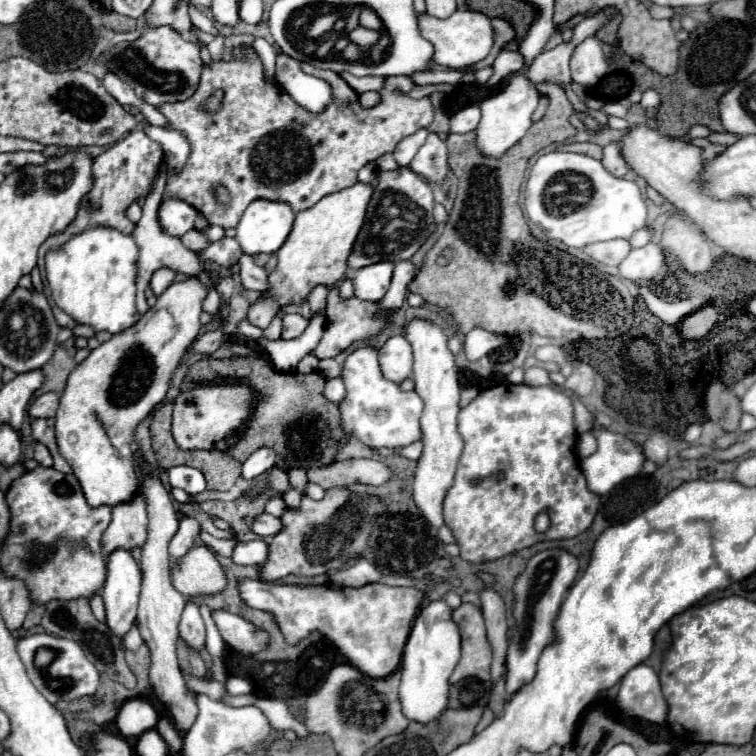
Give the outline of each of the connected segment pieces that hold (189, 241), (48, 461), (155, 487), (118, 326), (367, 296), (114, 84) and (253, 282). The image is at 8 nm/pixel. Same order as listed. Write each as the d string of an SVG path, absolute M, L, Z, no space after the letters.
M190 230L190 232L186 232L186 234L182 236L182 242L186 244L186 248L190 248L190 250L194 250L194 252L200 252L202 248L208 246L206 238L204 238L198 230Z
M36 444L34 448L34 460L40 464L40 466L52 466L52 456L48 452L48 448L44 444Z
M142 460L142 496L146 496L148 510L148 540L142 548L142 592L138 604L138 630L144 642L150 648L150 684L152 692L164 706L166 714L172 718L176 730L180 734L188 732L196 720L198 704L196 692L186 688L186 680L178 666L176 642L178 642L178 622L180 614L186 606L186 598L172 586L170 570L168 570L168 542L178 530L178 512L174 508L170 490L164 486L160 474L152 468L148 460Z
M88 228L82 234L68 240L58 252L46 254L46 278L52 290L52 298L58 308L70 314L80 324L90 324L94 330L108 330L112 334L132 328L140 314L136 310L136 258L138 248L132 236L124 236L114 228Z
M376 262L360 268L352 278L356 296L360 300L372 300L372 302L382 300L390 286L392 272L394 272L394 262Z
M106 74L106 78L104 78L104 88L118 100L118 104L122 104L122 106L138 106L140 104L140 100L136 98L136 94L134 94L134 90L126 84L126 82L122 82L118 76L114 76L114 74Z
M244 254L244 256L238 260L238 266L240 266L238 276L240 276L240 280L242 280L242 286L244 286L244 288L258 290L258 292L268 290L268 282L266 282L268 274L266 274L266 270L264 270L264 268L260 268L260 266L256 266L256 264L254 264L254 260L252 260L250 256L246 256L246 254Z

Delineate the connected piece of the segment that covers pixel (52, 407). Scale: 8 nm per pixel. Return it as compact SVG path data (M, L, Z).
M46 392L42 396L38 396L30 408L28 408L28 414L32 418L54 418L56 416L56 410L58 410L58 402L60 402L60 394L56 392Z

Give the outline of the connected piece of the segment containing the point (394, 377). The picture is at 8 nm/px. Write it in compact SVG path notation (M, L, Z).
M392 336L378 352L384 378L400 384L412 374L412 348L404 336Z

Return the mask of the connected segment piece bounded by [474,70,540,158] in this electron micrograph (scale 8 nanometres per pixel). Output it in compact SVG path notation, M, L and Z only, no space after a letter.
M522 70L518 72L518 76L508 80L506 88L500 94L486 98L480 104L482 120L480 120L480 124L474 132L476 134L474 146L478 148L478 152L482 152L482 156L490 156L490 158L504 156L526 134L526 130L532 126L530 116L538 106L538 100L540 100L540 94L538 94L536 86L522 76Z

